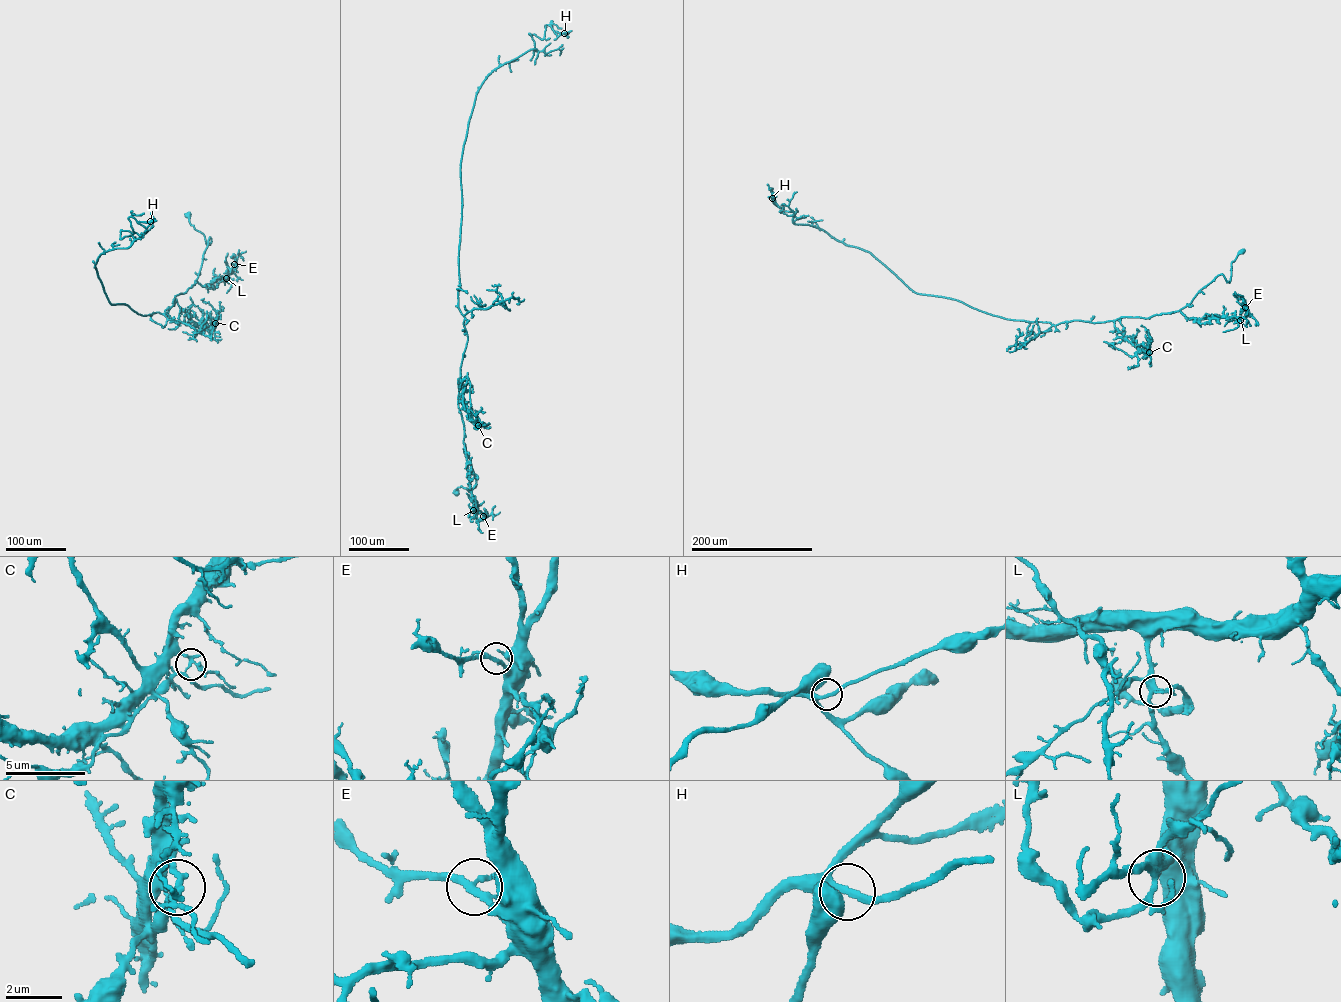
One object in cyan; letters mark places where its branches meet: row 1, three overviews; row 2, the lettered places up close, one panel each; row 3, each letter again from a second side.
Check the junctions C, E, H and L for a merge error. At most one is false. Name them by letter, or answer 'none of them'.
C

